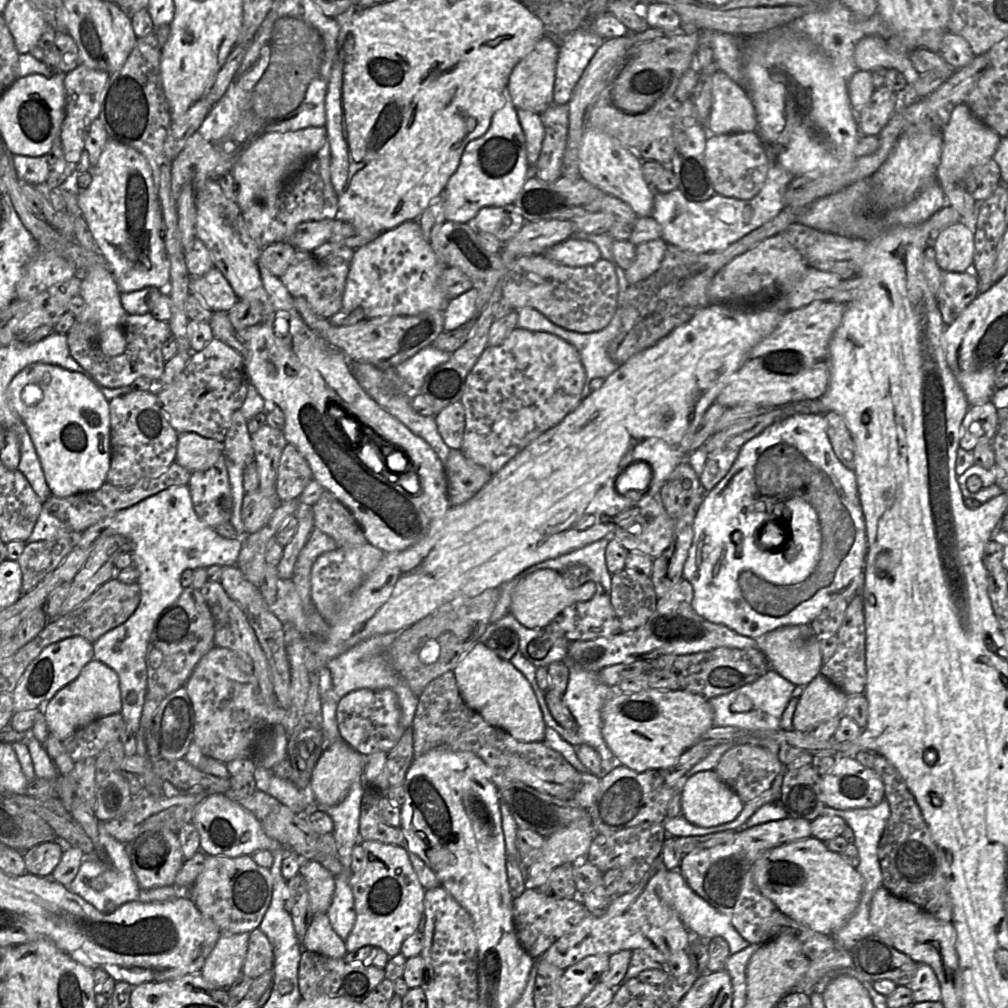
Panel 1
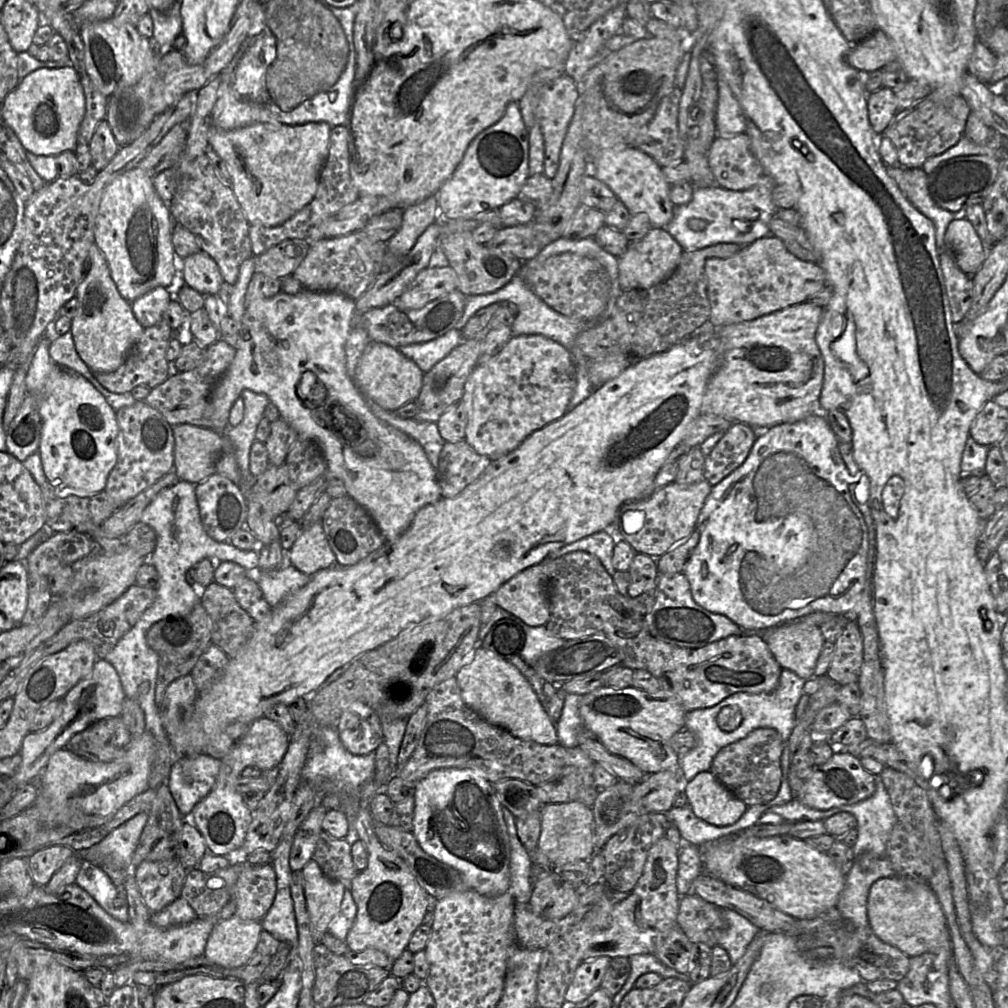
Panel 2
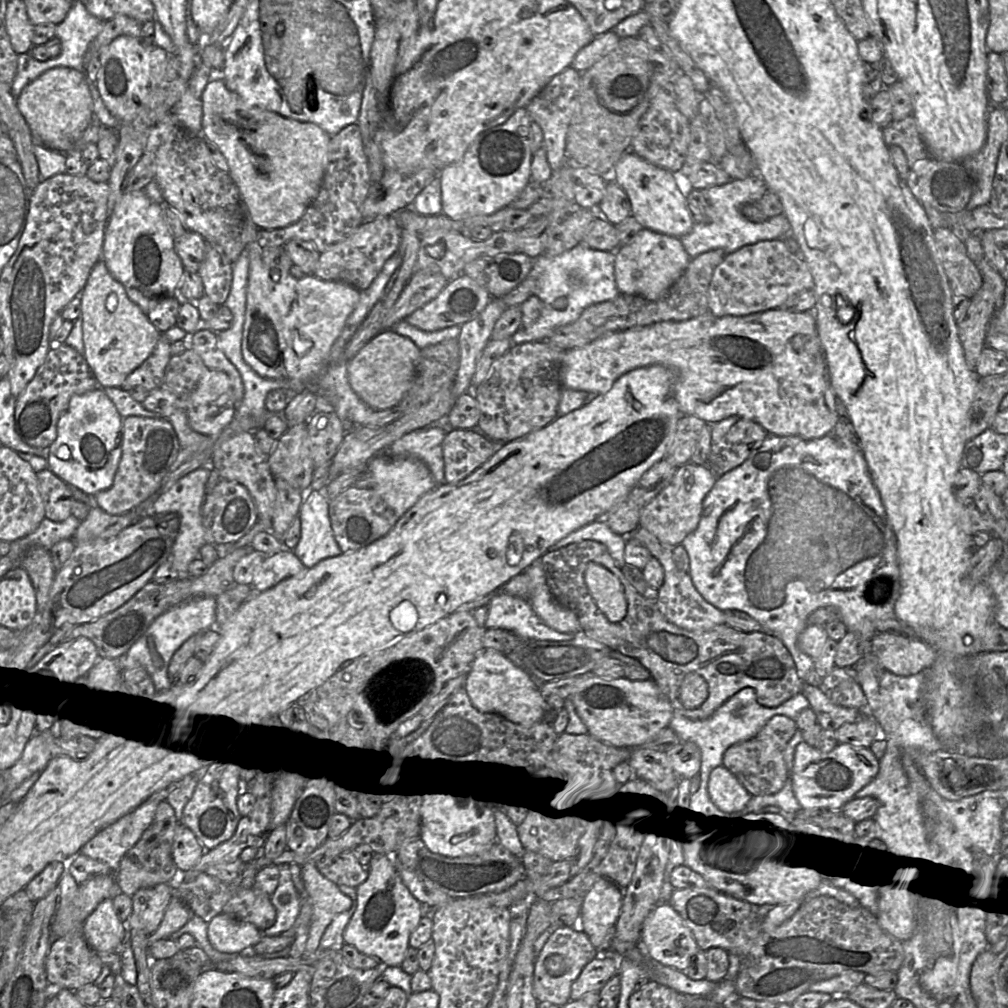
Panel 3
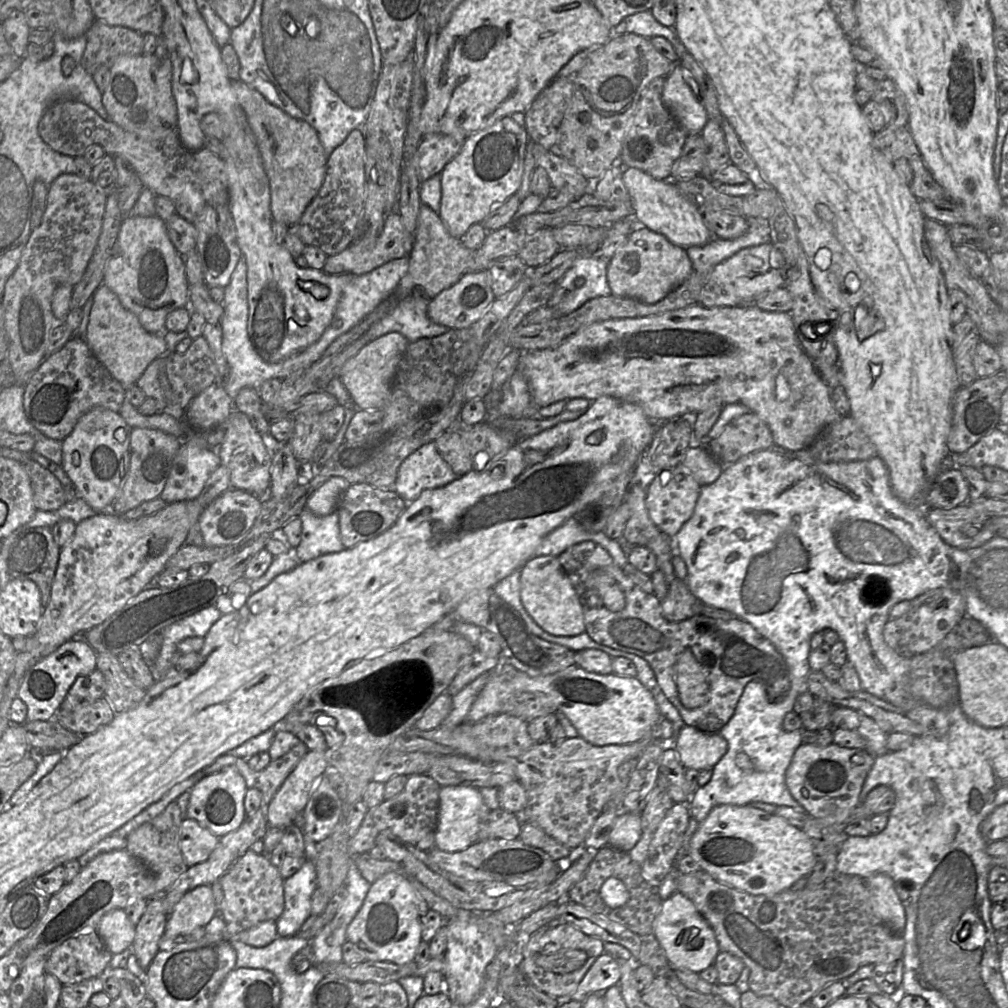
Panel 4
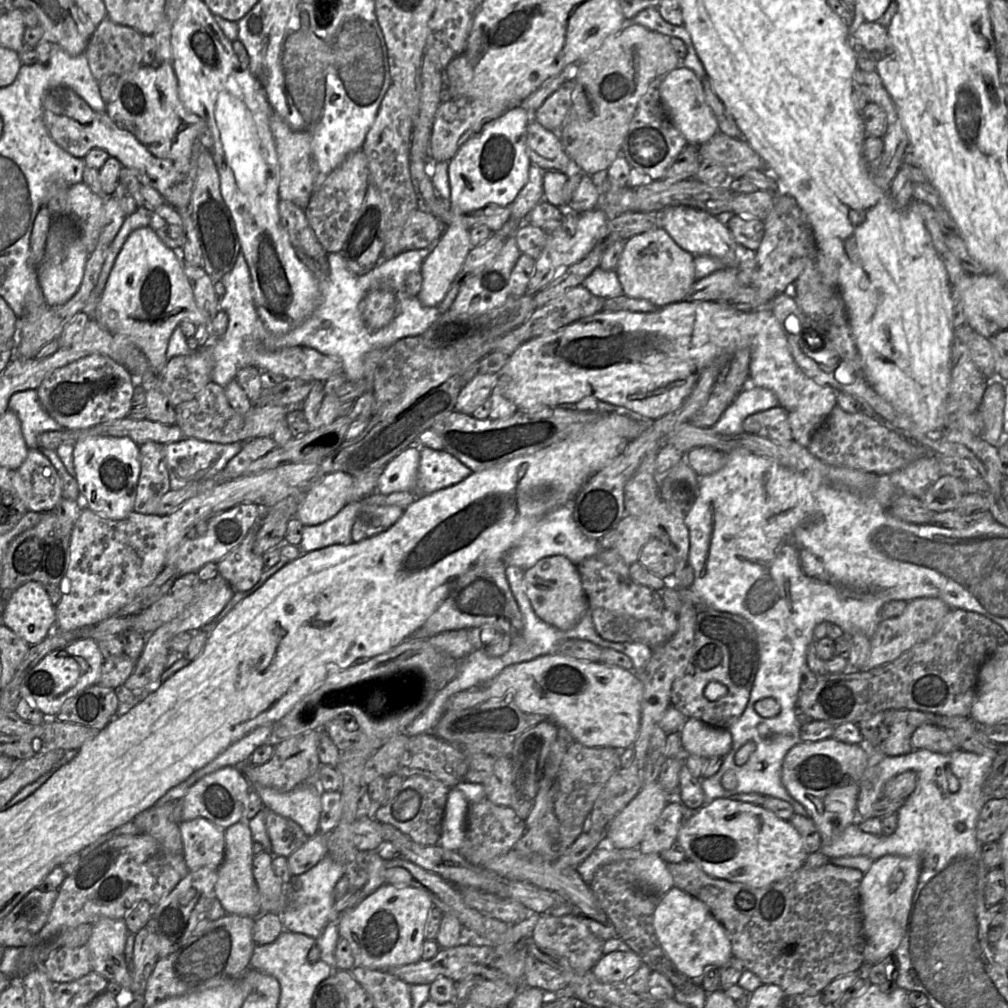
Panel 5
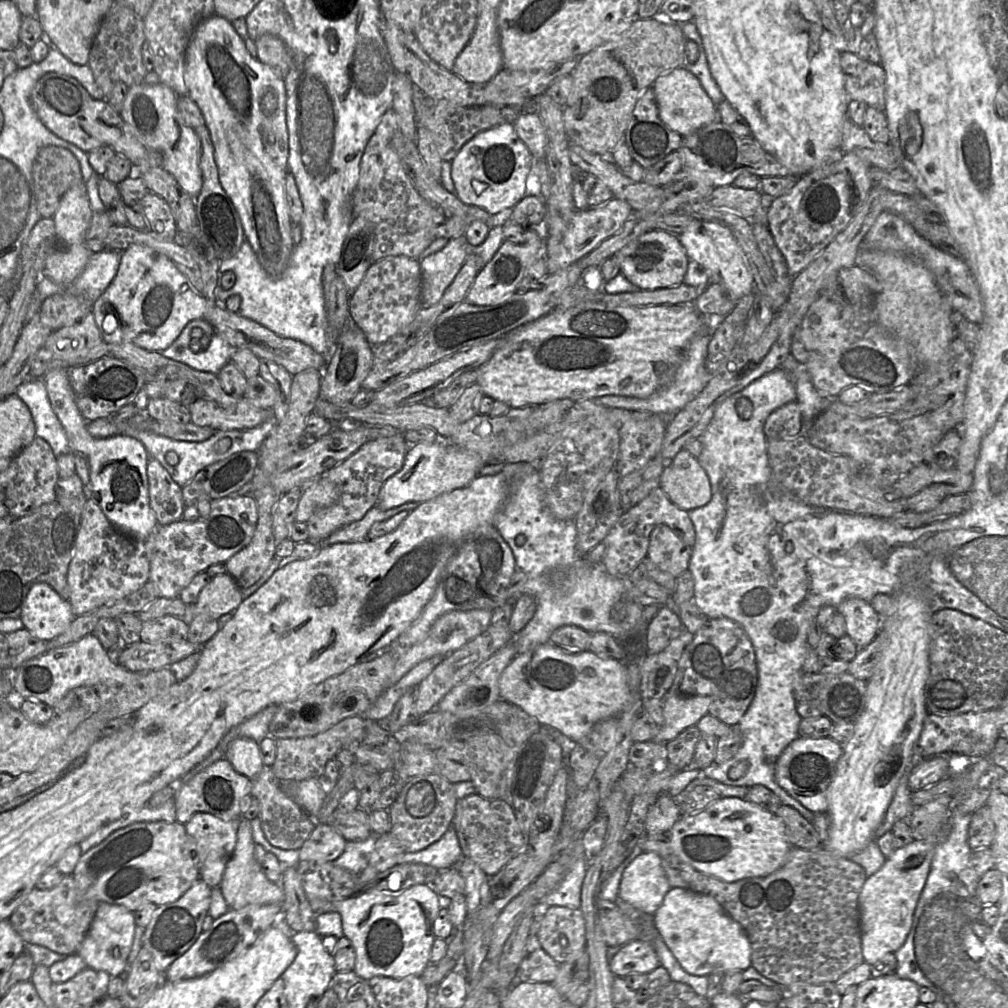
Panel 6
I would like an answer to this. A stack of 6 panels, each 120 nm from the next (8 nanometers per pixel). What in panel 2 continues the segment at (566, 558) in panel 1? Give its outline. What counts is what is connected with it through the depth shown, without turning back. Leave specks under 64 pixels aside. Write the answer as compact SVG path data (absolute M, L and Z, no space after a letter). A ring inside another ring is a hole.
M599 531L550 553L547 559L556 559L575 551L588 552L596 556L606 571L613 577L616 569L612 565L612 556L617 541L609 532Z

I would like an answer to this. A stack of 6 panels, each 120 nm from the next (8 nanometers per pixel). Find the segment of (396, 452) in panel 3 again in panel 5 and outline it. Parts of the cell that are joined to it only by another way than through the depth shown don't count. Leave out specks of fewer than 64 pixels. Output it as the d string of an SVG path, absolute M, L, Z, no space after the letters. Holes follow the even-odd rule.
M420 446L420 454L416 485L412 491L418 498L455 485L472 473L445 450Z

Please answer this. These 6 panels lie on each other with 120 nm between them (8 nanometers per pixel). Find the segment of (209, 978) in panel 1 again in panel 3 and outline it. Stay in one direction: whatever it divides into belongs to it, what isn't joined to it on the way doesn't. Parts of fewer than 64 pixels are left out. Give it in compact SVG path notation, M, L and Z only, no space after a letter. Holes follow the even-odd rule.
M221 912L208 924L208 938L219 952L239 954L251 949L263 937L263 932L249 922Z

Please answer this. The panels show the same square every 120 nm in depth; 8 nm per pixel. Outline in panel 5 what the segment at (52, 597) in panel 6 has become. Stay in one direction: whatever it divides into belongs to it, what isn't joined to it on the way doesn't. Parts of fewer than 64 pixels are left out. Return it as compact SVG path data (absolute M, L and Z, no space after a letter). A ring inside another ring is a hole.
M39 582L19 587L3 609L4 625L30 645L40 643L56 626L56 606Z

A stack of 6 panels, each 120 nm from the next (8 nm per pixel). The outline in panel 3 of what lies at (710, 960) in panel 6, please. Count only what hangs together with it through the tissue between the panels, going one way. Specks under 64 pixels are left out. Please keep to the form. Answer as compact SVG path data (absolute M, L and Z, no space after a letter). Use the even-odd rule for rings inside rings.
M669 902L658 905L648 916L639 943L647 949L652 959L663 965L686 972L688 972L694 955L701 949L682 916Z

